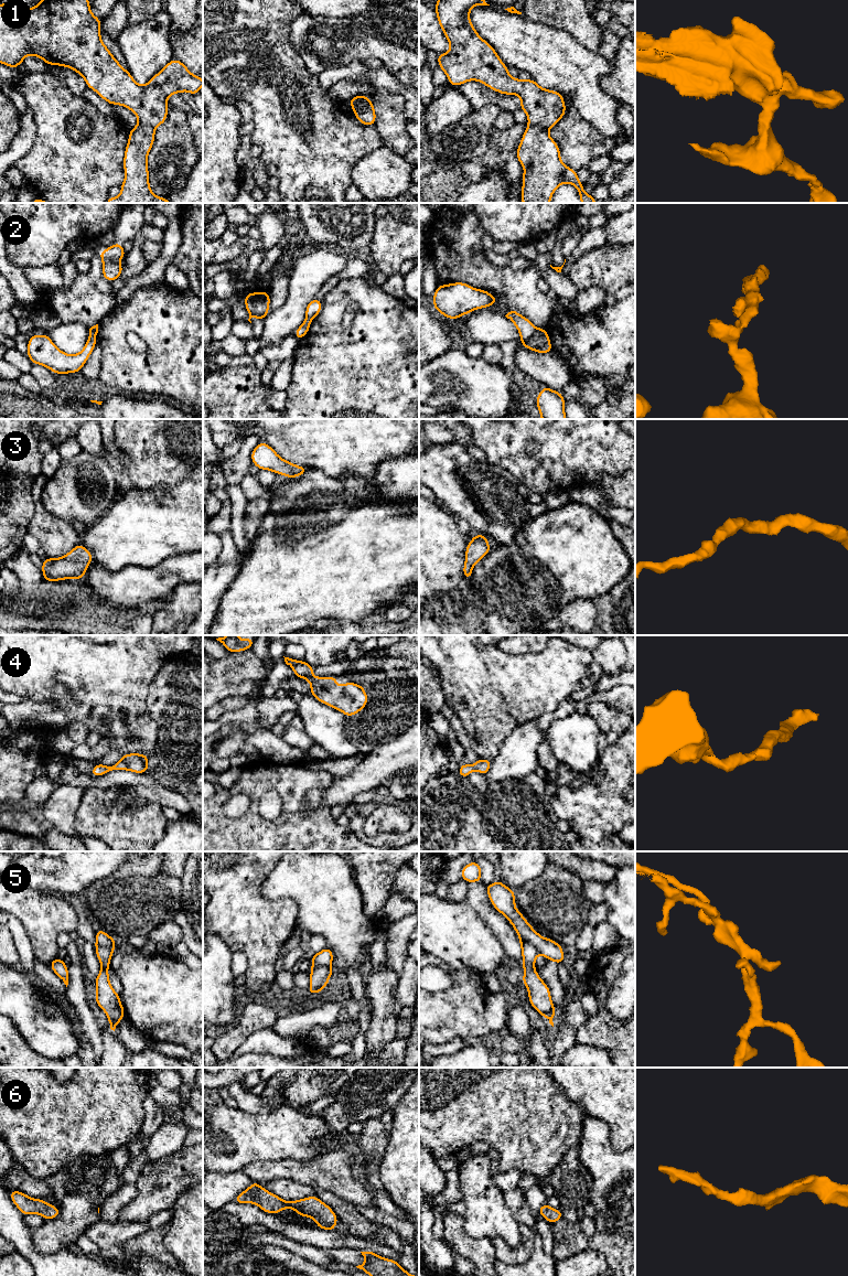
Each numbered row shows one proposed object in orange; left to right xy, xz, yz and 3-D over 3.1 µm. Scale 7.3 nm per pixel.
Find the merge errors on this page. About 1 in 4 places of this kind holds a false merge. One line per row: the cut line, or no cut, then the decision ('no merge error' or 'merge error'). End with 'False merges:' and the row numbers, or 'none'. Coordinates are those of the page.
1: cut in xz along (367, 98), (367, 104), (354, 113); merge error
2: cut in yz along (537, 329), (530, 340), (522, 343); merge error
3: no cut; no merge error
4: no cut; no merge error
5: cut in yz along (519, 937), (528, 941), (539, 952); merge error
6: no cut; no merge error
False merges: 1, 2, 5

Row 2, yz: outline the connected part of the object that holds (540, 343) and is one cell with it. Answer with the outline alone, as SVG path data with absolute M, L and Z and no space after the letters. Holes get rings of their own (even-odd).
M544 328L537 329L532 341L523 342L522 344L525 349L529 349L541 354L550 353L552 351L548 332Z

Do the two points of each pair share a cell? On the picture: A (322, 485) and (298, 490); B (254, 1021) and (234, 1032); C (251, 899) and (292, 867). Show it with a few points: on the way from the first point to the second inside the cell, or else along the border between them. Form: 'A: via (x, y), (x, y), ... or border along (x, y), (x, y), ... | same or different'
A: via (317, 488), (303, 490) | same
B: via (249, 1021), (238, 1031) | same
C: border along (274, 868), (261, 892), (269, 899), (286, 899) | different

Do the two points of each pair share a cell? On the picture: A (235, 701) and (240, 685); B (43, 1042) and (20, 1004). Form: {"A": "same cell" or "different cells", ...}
{"A": "different cells", "B": "same cell"}

